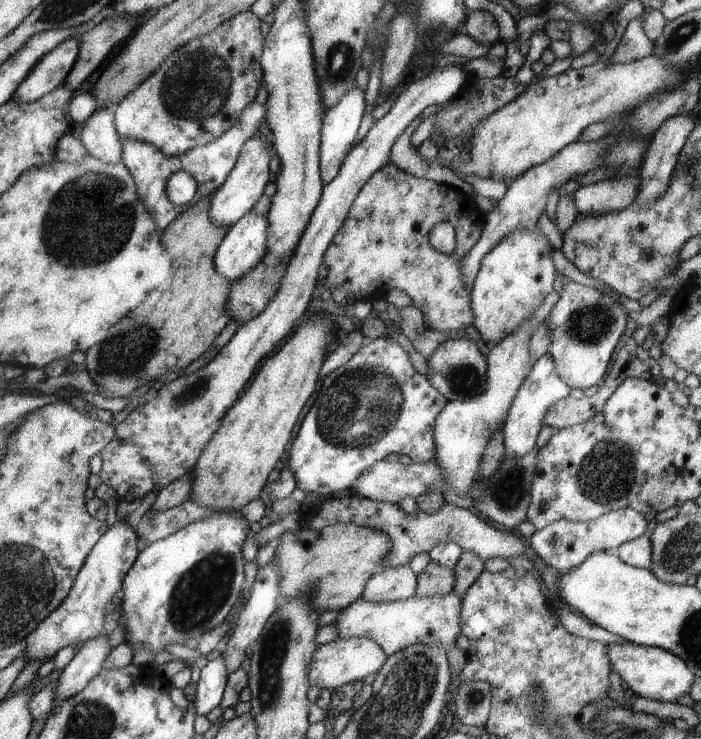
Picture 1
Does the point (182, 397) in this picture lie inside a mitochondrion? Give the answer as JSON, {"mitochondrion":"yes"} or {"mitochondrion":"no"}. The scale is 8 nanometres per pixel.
{"mitochondrion":"yes"}

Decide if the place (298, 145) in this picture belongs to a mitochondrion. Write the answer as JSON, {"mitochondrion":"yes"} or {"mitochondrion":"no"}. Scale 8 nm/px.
{"mitochondrion":"no"}

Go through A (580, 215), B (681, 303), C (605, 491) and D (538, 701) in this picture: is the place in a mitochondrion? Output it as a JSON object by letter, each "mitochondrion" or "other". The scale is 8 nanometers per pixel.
{"A":"other","B":"other","C":"mitochondrion","D":"mitochondrion"}

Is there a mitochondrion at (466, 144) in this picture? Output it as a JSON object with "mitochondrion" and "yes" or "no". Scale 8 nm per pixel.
{"mitochondrion":"no"}

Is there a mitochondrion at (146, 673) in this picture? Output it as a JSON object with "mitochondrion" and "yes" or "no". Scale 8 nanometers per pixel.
{"mitochondrion":"no"}

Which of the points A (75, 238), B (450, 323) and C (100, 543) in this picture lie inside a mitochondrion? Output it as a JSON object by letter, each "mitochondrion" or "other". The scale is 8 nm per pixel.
{"A":"mitochondrion","B":"other","C":"other"}

